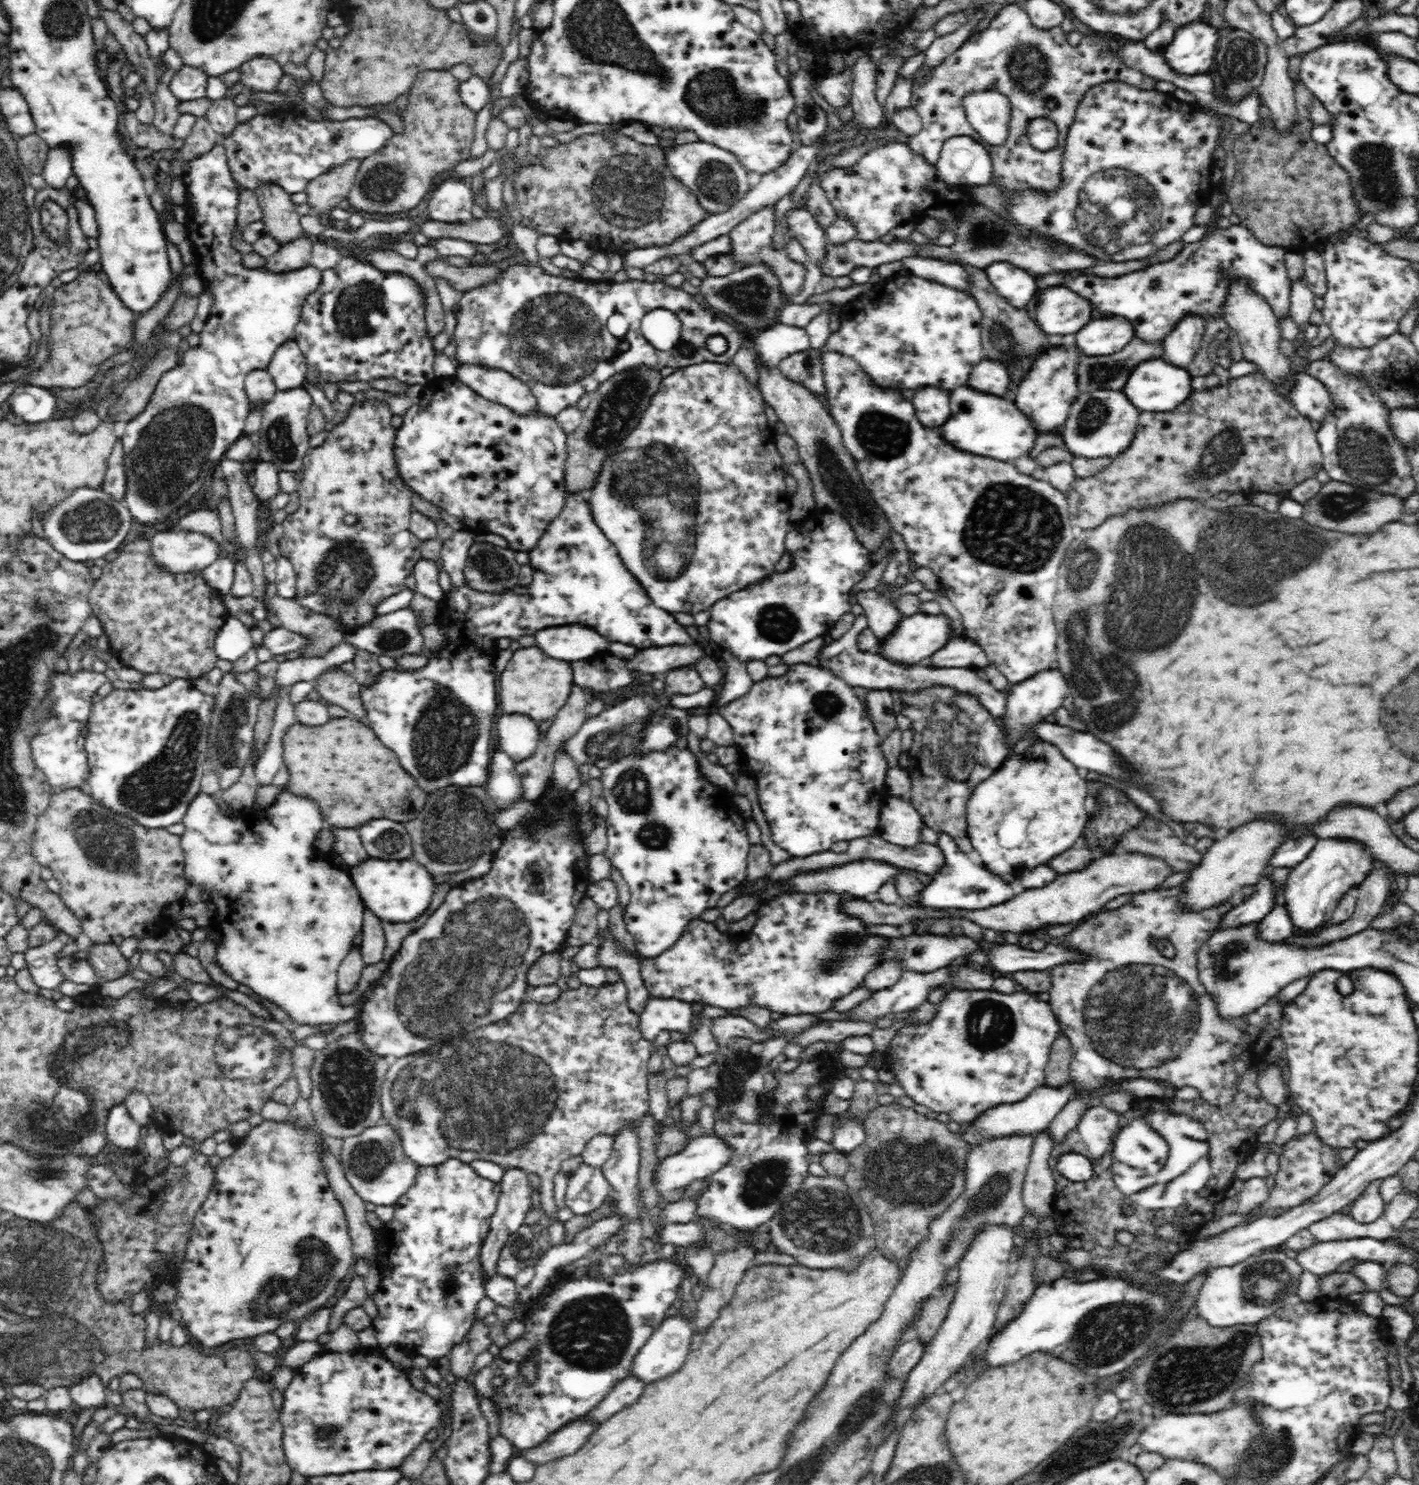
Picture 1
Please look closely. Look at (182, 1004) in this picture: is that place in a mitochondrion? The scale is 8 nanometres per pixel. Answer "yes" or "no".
no

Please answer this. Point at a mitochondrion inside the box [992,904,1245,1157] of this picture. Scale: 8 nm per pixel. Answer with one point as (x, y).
(1138, 1014)

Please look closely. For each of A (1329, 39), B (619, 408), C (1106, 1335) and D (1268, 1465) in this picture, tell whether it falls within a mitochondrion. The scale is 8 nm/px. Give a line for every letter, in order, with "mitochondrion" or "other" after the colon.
A: other
B: mitochondrion
C: mitochondrion
D: mitochondrion

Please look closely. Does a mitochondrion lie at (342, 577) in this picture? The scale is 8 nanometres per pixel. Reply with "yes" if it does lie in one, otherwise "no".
yes

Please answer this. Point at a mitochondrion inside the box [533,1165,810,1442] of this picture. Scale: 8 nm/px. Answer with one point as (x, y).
(592, 1333)

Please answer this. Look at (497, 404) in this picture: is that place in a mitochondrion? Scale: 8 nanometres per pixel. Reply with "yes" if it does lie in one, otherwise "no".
no

